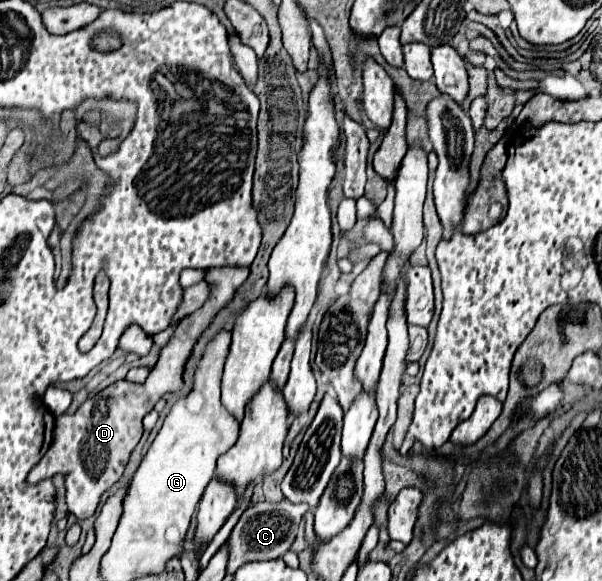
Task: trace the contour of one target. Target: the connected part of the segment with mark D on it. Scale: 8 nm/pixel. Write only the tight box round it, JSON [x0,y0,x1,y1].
[28,267,250,519]

